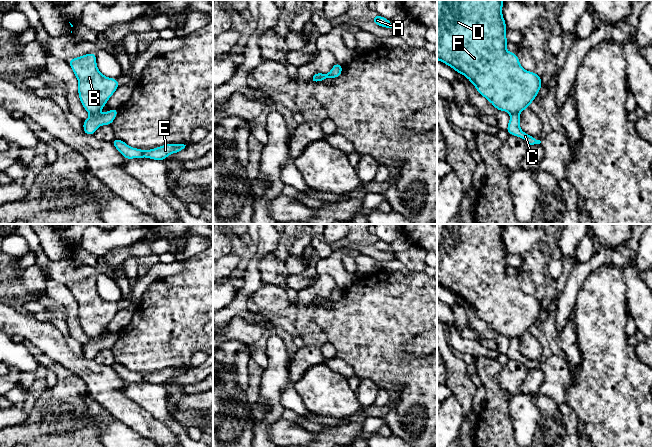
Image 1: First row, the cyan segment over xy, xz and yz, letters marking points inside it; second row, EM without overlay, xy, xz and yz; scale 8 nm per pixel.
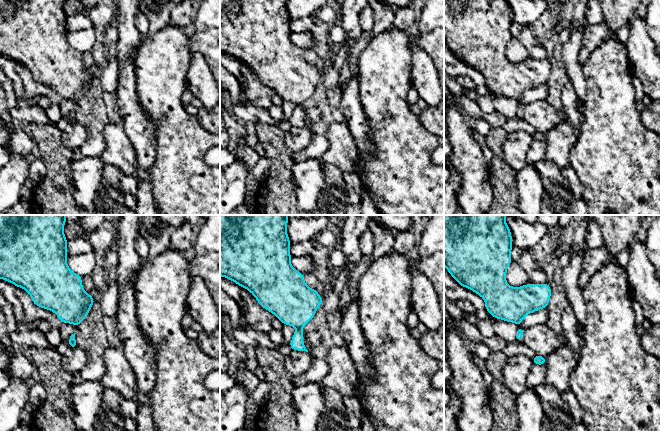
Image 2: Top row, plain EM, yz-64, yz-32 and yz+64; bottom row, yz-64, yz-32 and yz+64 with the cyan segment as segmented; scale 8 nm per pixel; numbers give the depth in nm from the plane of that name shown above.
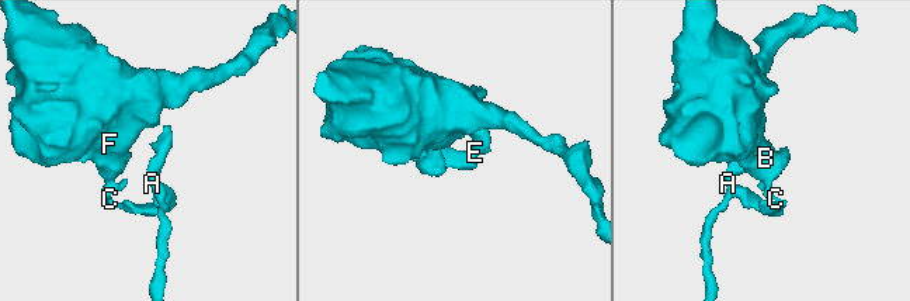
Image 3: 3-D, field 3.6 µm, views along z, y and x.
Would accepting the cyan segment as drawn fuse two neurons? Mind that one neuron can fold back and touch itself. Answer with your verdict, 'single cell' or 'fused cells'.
fused cells

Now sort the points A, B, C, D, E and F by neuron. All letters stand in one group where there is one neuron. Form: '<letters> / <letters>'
A C E / B D F

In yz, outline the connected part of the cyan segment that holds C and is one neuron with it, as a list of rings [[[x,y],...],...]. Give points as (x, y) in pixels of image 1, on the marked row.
[[[517,113],[510,114],[510,121],[508,123],[508,127],[506,130],[511,135],[523,138],[526,141],[526,143],[528,144],[528,146],[541,143],[540,140],[534,139],[531,135],[524,133],[520,129],[520,119],[519,119],[519,114],[517,114]]]

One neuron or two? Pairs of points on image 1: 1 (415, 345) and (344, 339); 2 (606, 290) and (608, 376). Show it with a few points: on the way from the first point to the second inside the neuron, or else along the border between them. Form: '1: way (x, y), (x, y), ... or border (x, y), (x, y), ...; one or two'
1: border (425, 331), (409, 340), (403, 346), (402, 351); two
2: way (606, 311), (606, 355); one

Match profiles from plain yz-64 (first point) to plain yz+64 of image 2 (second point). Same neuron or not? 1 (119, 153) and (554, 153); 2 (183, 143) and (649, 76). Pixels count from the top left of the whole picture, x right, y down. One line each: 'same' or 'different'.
1: same
2: different

